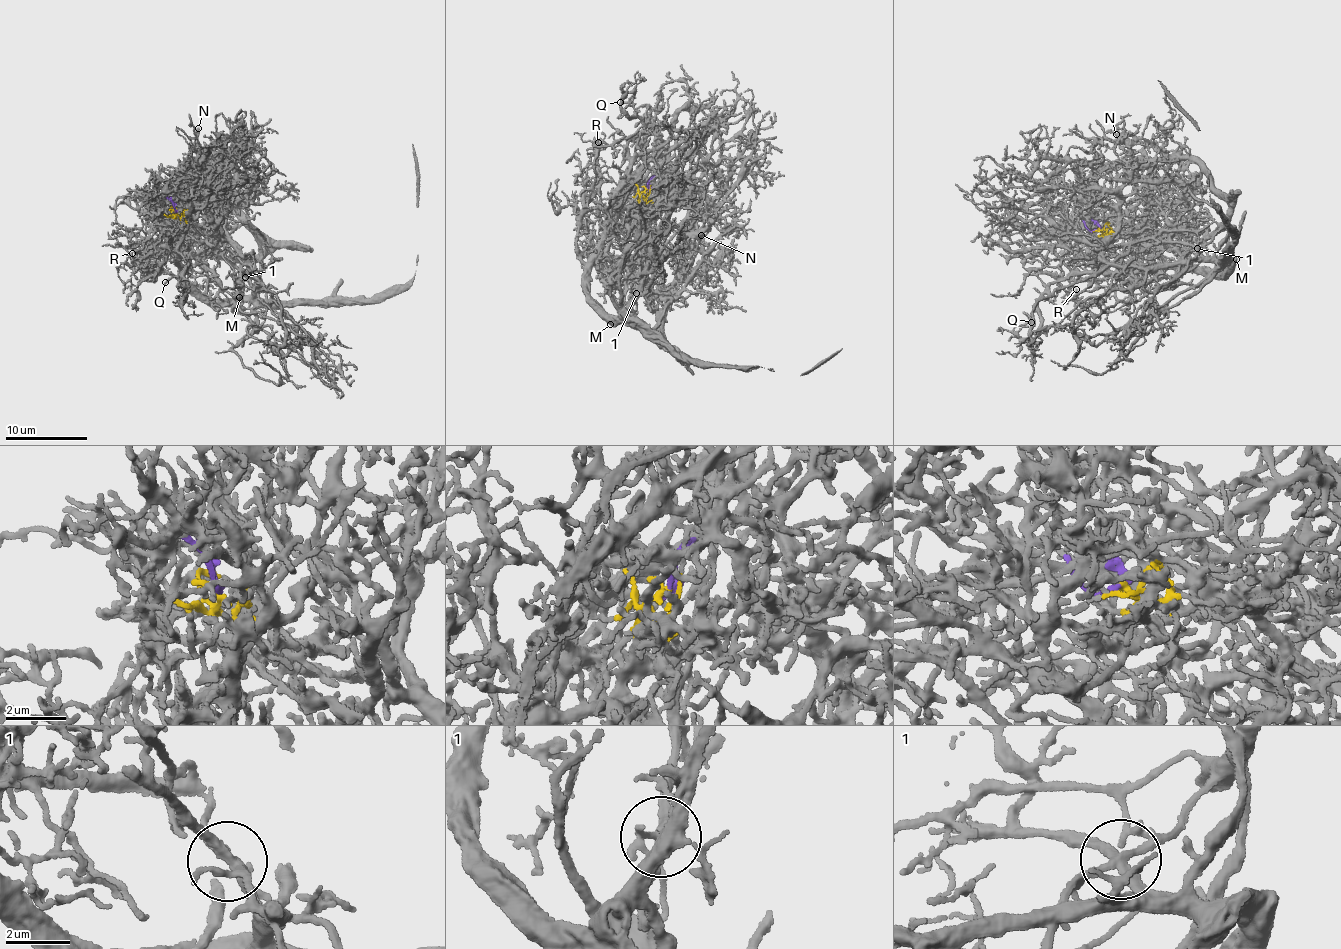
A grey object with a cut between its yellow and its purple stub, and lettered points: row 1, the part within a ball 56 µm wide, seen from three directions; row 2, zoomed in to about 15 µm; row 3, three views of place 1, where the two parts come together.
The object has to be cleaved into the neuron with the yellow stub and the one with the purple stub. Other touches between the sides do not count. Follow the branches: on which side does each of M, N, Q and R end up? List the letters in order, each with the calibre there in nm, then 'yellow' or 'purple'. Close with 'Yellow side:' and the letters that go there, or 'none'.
M: calibre 750 nm; yellow
N: calibre 220 nm; purple
Q: calibre 180 nm; yellow
R: calibre 80 nm; yellow
Yellow side: M, Q, R

